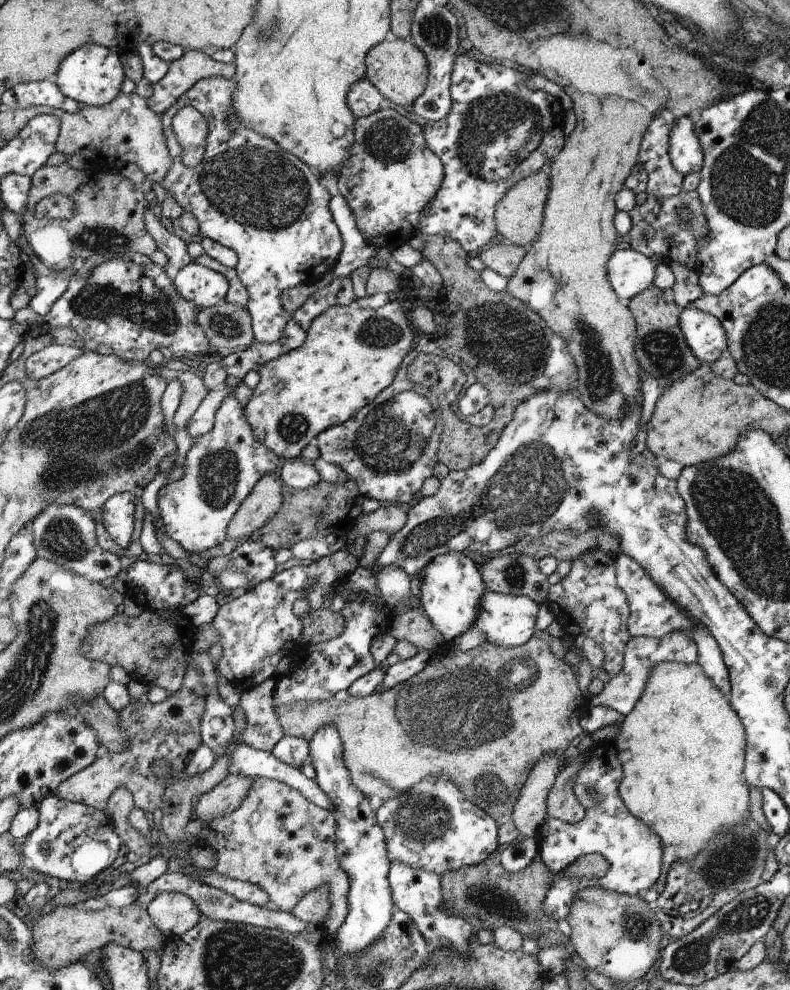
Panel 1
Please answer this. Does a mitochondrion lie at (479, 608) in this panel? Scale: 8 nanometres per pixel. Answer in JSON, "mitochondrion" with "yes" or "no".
{"mitochondrion":"no"}

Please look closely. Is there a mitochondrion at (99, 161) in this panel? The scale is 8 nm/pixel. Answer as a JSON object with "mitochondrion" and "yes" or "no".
{"mitochondrion":"no"}

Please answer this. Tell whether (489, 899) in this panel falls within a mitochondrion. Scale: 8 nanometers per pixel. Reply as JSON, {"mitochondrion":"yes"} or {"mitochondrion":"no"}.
{"mitochondrion":"yes"}

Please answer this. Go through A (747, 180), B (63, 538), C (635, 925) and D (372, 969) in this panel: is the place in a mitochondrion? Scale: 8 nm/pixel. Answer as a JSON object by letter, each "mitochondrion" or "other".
{"A":"mitochondrion","B":"mitochondrion","C":"mitochondrion","D":"mitochondrion"}

